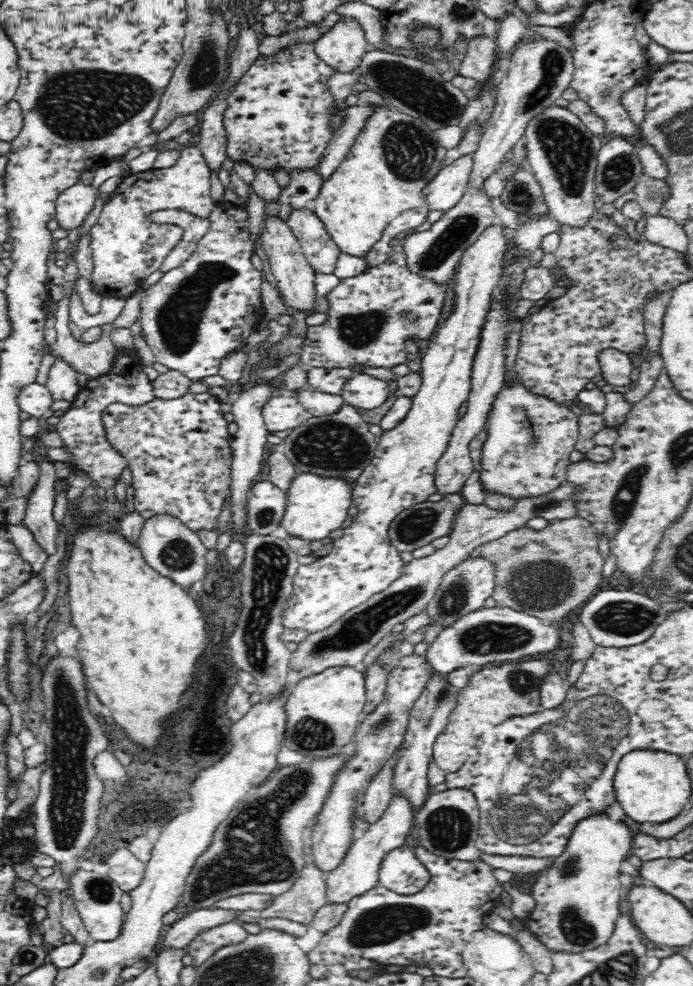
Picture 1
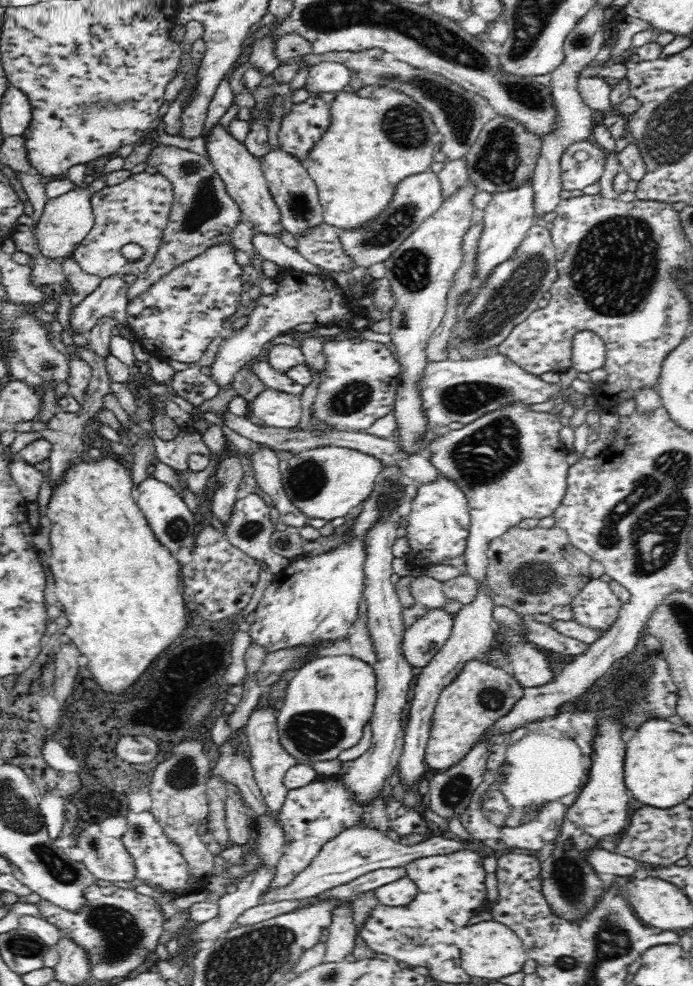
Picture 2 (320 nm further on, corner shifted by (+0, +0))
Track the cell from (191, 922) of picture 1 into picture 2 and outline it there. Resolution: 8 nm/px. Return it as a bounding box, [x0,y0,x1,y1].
[269,775,434,888]

